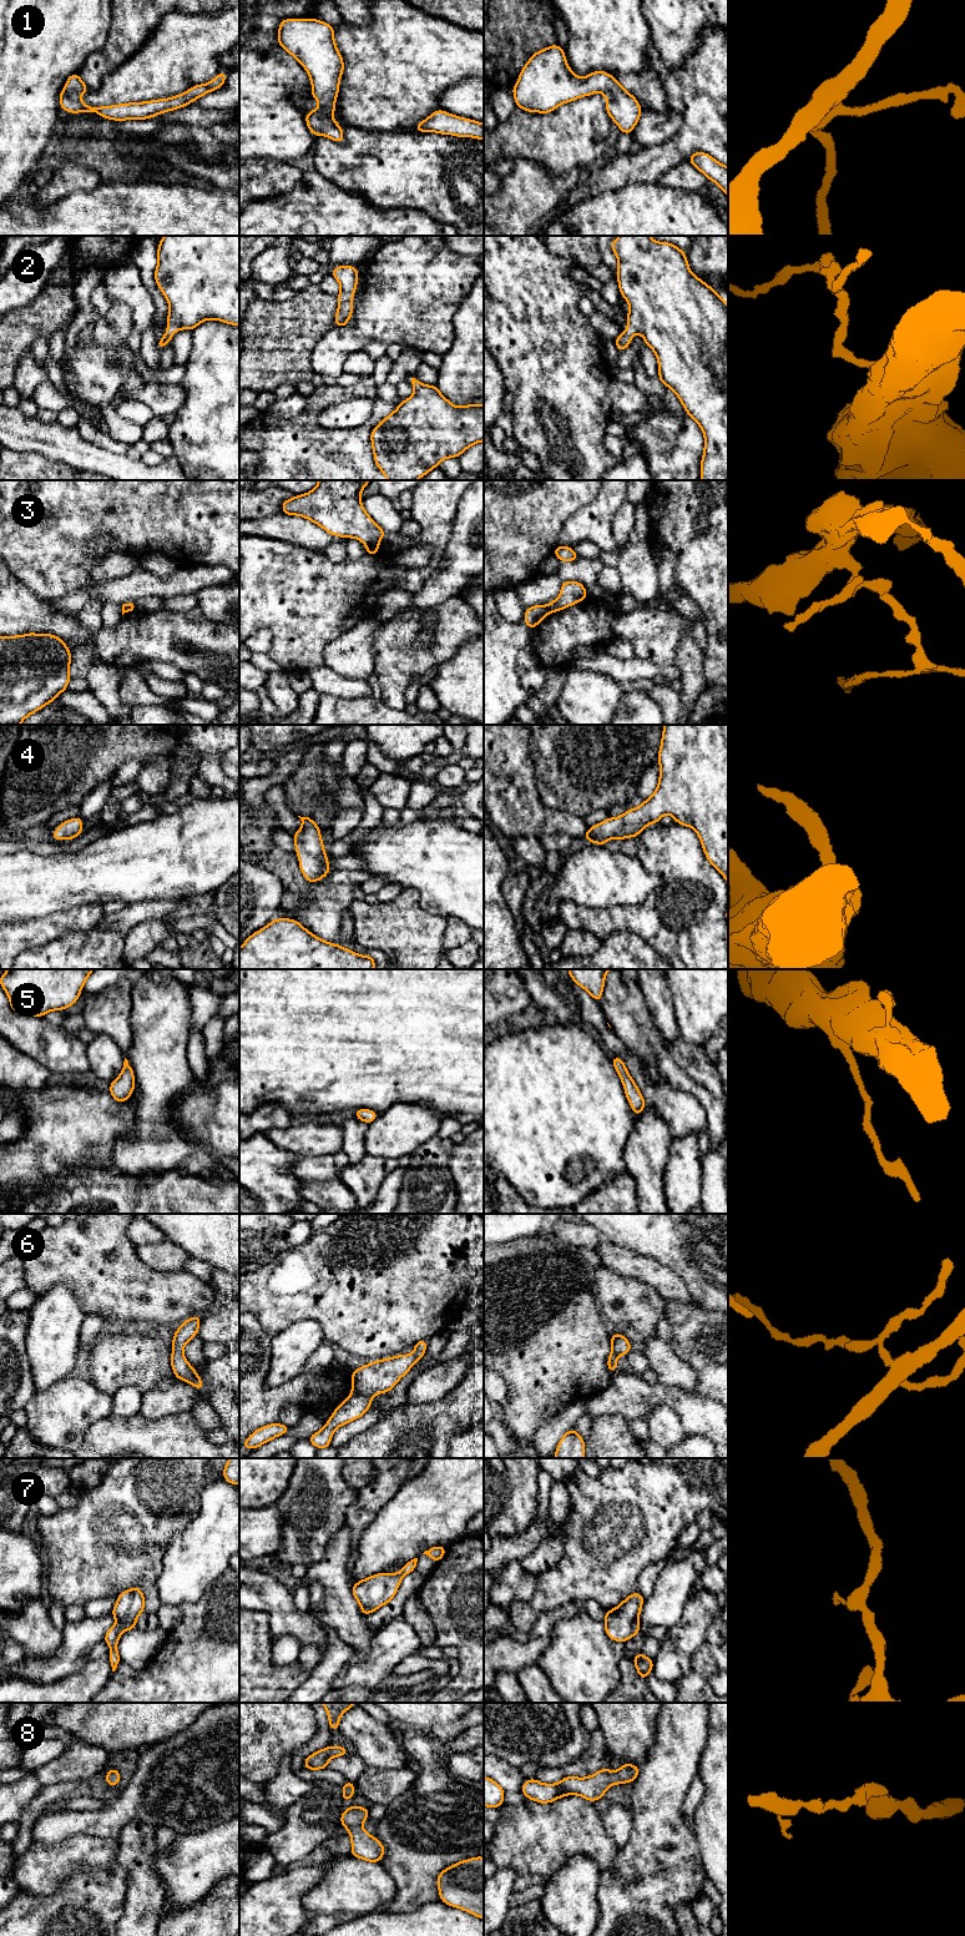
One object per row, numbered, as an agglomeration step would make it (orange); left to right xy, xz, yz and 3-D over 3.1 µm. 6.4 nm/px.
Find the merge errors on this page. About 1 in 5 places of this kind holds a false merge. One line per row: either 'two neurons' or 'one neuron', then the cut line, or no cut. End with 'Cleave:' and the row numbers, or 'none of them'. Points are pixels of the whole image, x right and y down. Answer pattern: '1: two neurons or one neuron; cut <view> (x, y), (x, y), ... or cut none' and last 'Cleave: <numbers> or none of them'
1: one neuron; cut none
2: one neuron; cut none
3: two neurons; cut xz (378, 544), (367, 546)
4: one neuron; cut none
5: one neuron; cut none
6: one neuron; cut none
7: one neuron; cut none
8: one neuron; cut none
Cleave: 3

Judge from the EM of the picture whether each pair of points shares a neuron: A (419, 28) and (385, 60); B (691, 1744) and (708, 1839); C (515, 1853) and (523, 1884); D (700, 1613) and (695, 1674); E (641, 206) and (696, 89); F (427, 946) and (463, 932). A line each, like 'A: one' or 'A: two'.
A: one
B: two
C: two
D: two
E: two
F: two

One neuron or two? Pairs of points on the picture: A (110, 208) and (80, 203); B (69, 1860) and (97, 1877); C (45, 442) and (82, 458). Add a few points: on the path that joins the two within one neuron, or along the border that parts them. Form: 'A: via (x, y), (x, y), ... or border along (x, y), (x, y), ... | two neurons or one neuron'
A: via (102, 208), (87, 208) | one neuron
B: border along (114, 1861), (102, 1868), (79, 1870), (60, 1884) | two neurons
C: via (54, 442), (74, 450) | one neuron

